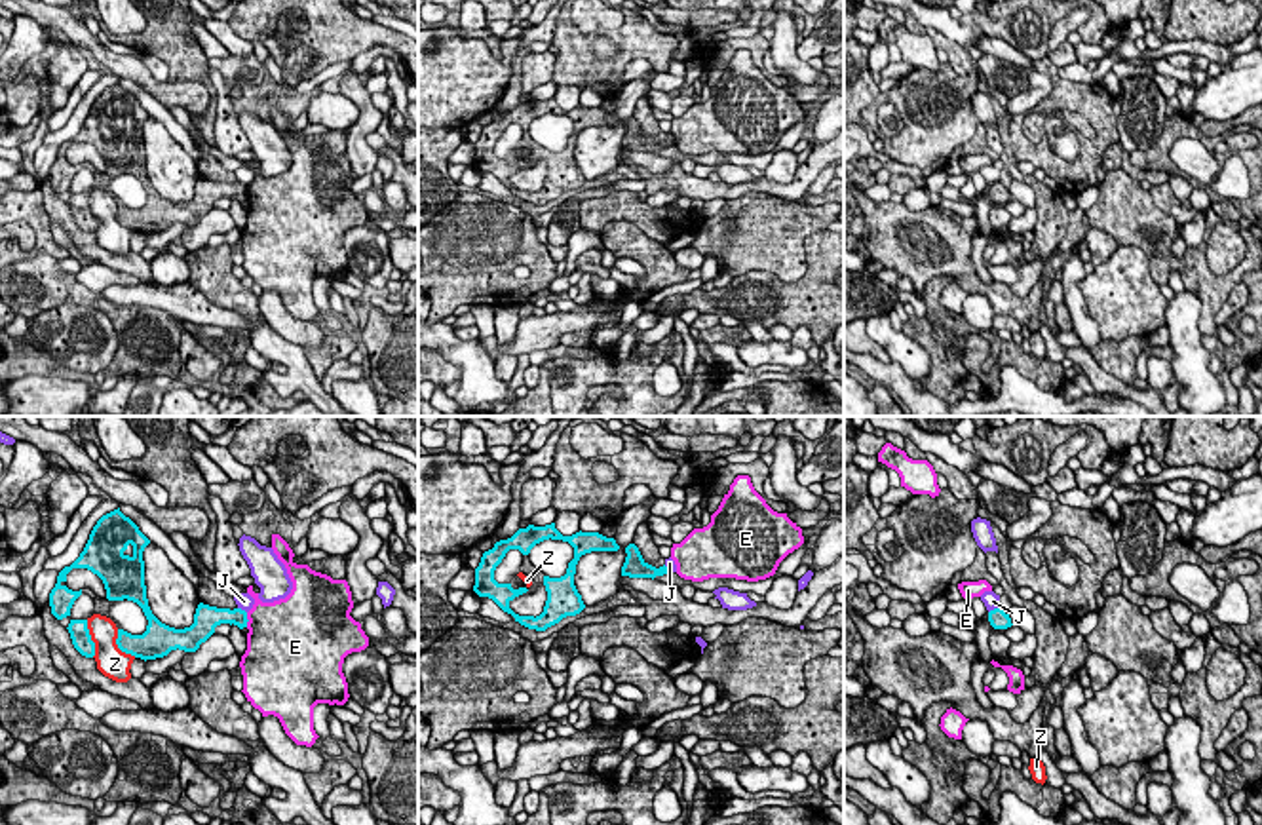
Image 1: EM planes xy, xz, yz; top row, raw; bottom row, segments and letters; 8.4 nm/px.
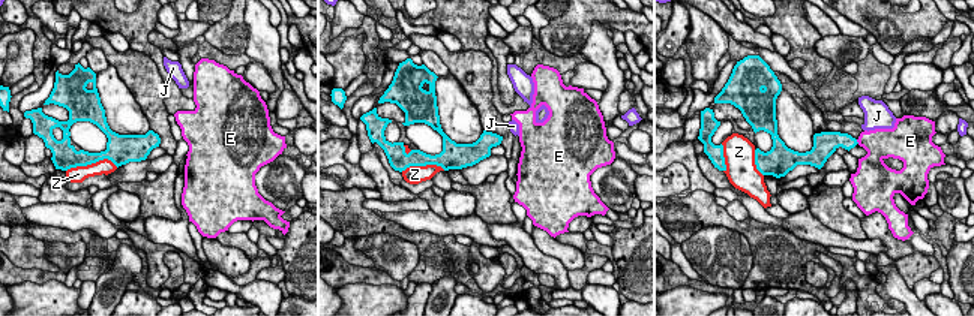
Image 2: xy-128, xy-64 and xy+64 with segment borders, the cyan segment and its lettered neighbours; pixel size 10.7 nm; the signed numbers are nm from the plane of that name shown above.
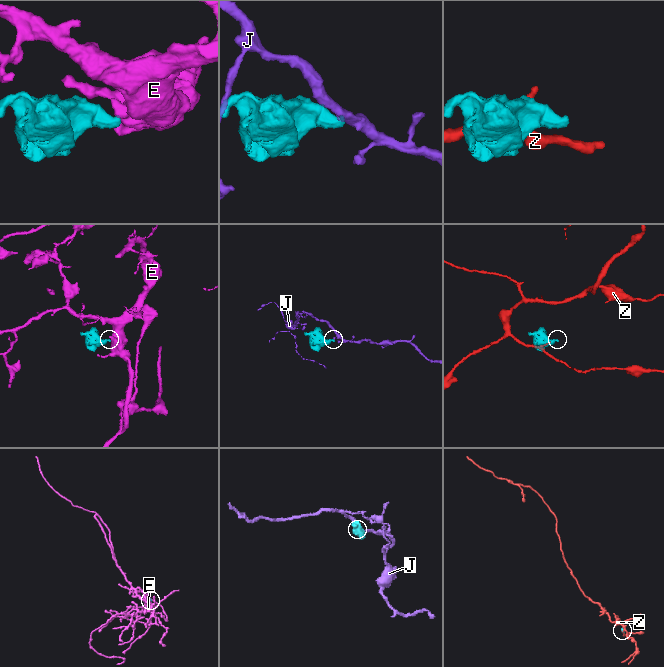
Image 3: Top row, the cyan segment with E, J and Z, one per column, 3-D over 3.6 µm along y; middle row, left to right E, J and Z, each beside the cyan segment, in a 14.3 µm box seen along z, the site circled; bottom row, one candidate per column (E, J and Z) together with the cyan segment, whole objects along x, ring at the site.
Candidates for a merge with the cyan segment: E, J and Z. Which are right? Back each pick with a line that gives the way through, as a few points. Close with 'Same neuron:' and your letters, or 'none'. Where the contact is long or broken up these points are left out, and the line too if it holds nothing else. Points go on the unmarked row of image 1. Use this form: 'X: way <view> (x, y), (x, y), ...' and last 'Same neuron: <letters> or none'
Same neuron: none

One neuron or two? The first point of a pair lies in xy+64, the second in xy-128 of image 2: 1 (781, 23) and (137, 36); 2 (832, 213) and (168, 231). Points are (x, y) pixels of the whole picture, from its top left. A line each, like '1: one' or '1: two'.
1: one
2: two

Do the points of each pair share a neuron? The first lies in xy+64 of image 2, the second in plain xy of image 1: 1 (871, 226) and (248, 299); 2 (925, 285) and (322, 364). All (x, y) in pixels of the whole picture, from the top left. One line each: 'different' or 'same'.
1: different
2: different

